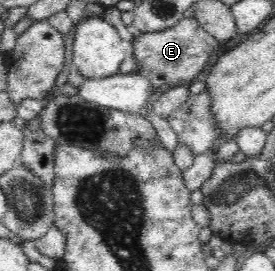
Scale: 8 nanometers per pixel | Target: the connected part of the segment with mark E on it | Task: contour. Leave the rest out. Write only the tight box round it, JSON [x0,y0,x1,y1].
[129,16,217,89]

